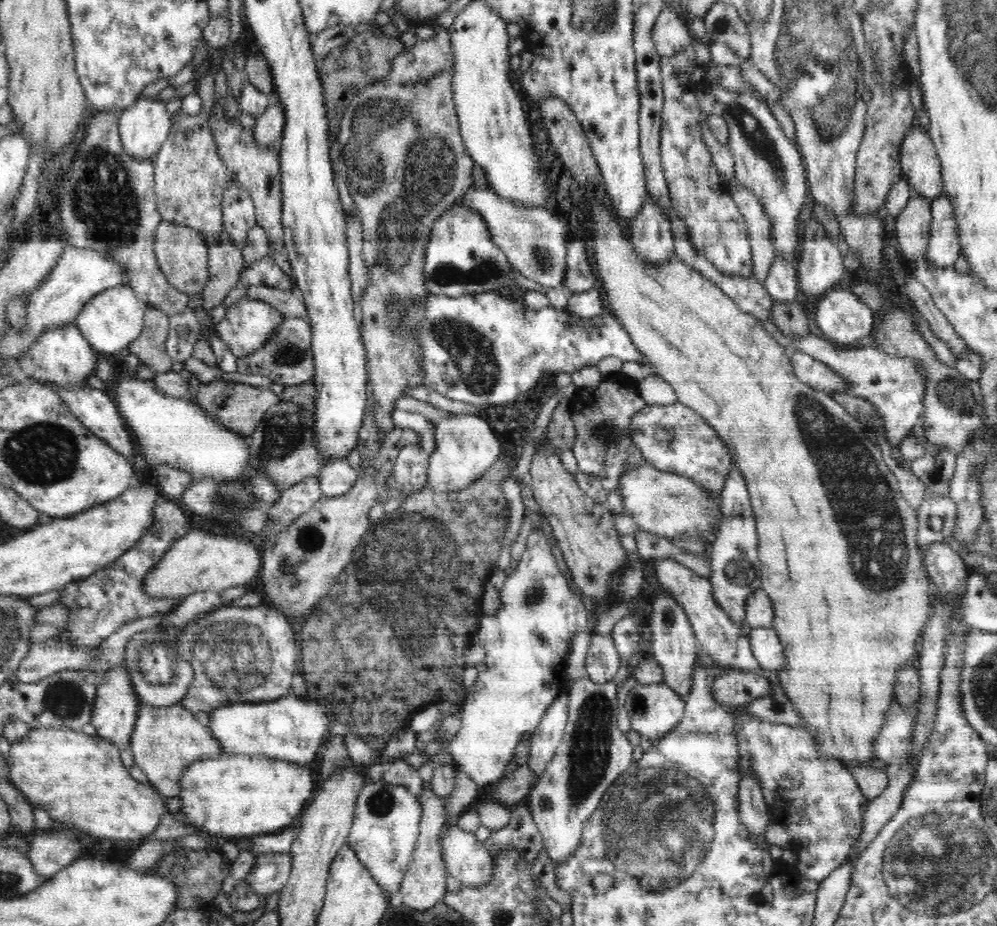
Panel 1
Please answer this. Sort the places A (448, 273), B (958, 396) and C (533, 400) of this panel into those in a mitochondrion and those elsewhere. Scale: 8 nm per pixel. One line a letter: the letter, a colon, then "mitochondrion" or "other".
A: mitochondrion
B: mitochondrion
C: other

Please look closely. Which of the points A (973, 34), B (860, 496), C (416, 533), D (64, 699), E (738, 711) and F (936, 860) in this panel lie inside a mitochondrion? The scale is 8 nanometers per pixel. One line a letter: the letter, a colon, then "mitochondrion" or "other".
A: mitochondrion
B: mitochondrion
C: mitochondrion
D: mitochondrion
E: other
F: mitochondrion

